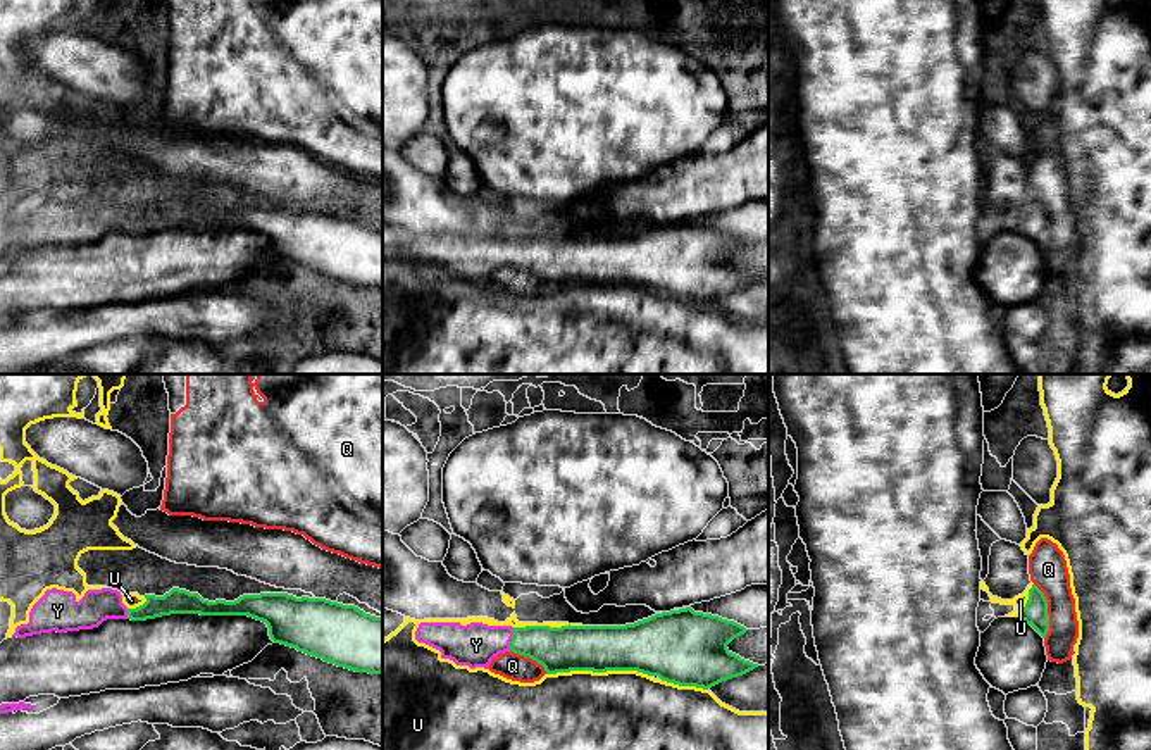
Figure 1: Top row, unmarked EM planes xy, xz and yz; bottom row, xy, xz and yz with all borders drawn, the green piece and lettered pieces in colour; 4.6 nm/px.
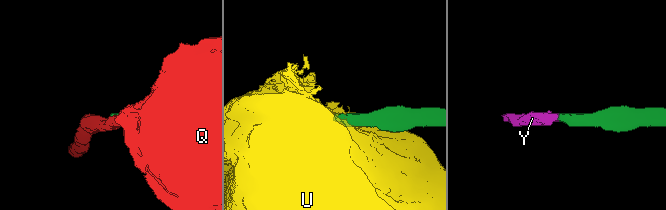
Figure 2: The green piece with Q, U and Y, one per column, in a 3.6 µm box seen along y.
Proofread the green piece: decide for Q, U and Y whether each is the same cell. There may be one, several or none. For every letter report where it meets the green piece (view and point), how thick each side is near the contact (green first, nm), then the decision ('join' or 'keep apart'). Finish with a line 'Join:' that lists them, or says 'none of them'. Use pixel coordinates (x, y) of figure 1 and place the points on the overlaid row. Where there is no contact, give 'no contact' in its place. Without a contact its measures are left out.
Q: contact yz (1046, 611); calibres 120 and 180 nm; keep apart
U: contact xz (598, 671); calibres 240 and 360 nm; keep apart
Y: contact xz (512, 640); calibres 220 and 200 nm; join
Join: Y

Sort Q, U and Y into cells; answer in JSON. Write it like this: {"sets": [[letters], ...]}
{"sets": [["Q"], ["U"], ["Y"]]}

